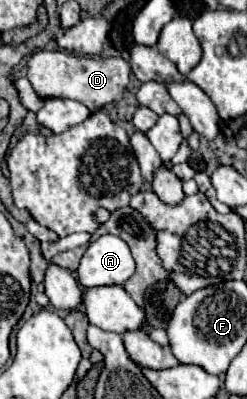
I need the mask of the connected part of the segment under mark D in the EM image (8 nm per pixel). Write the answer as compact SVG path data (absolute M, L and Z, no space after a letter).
M39 51L31 55L27 63L27 79L31 81L33 89L41 97L65 97L75 99L89 107L93 113L99 111L107 103L117 103L123 99L123 91L129 83L131 67L121 57L109 57L109 59L89 59L89 57L77 57L73 53L65 51Z

